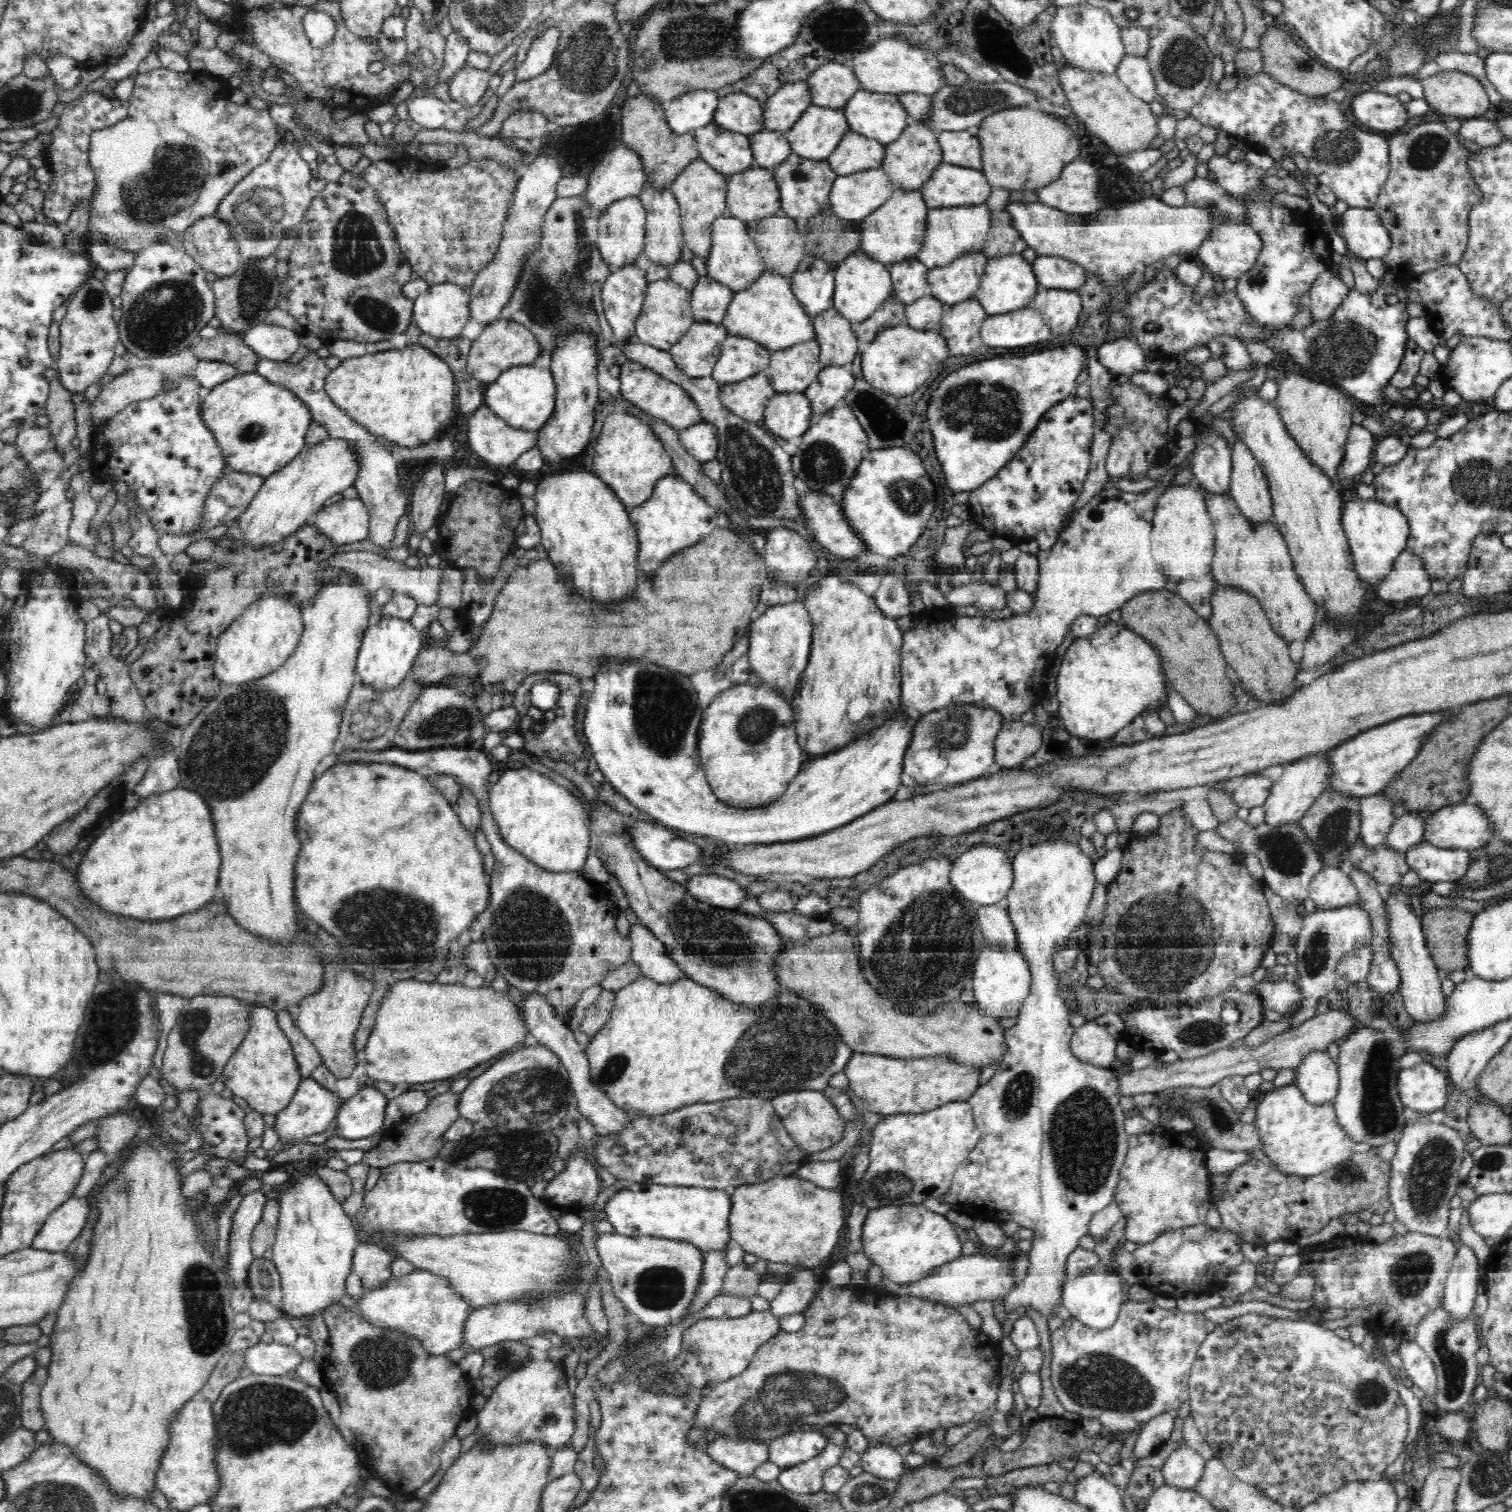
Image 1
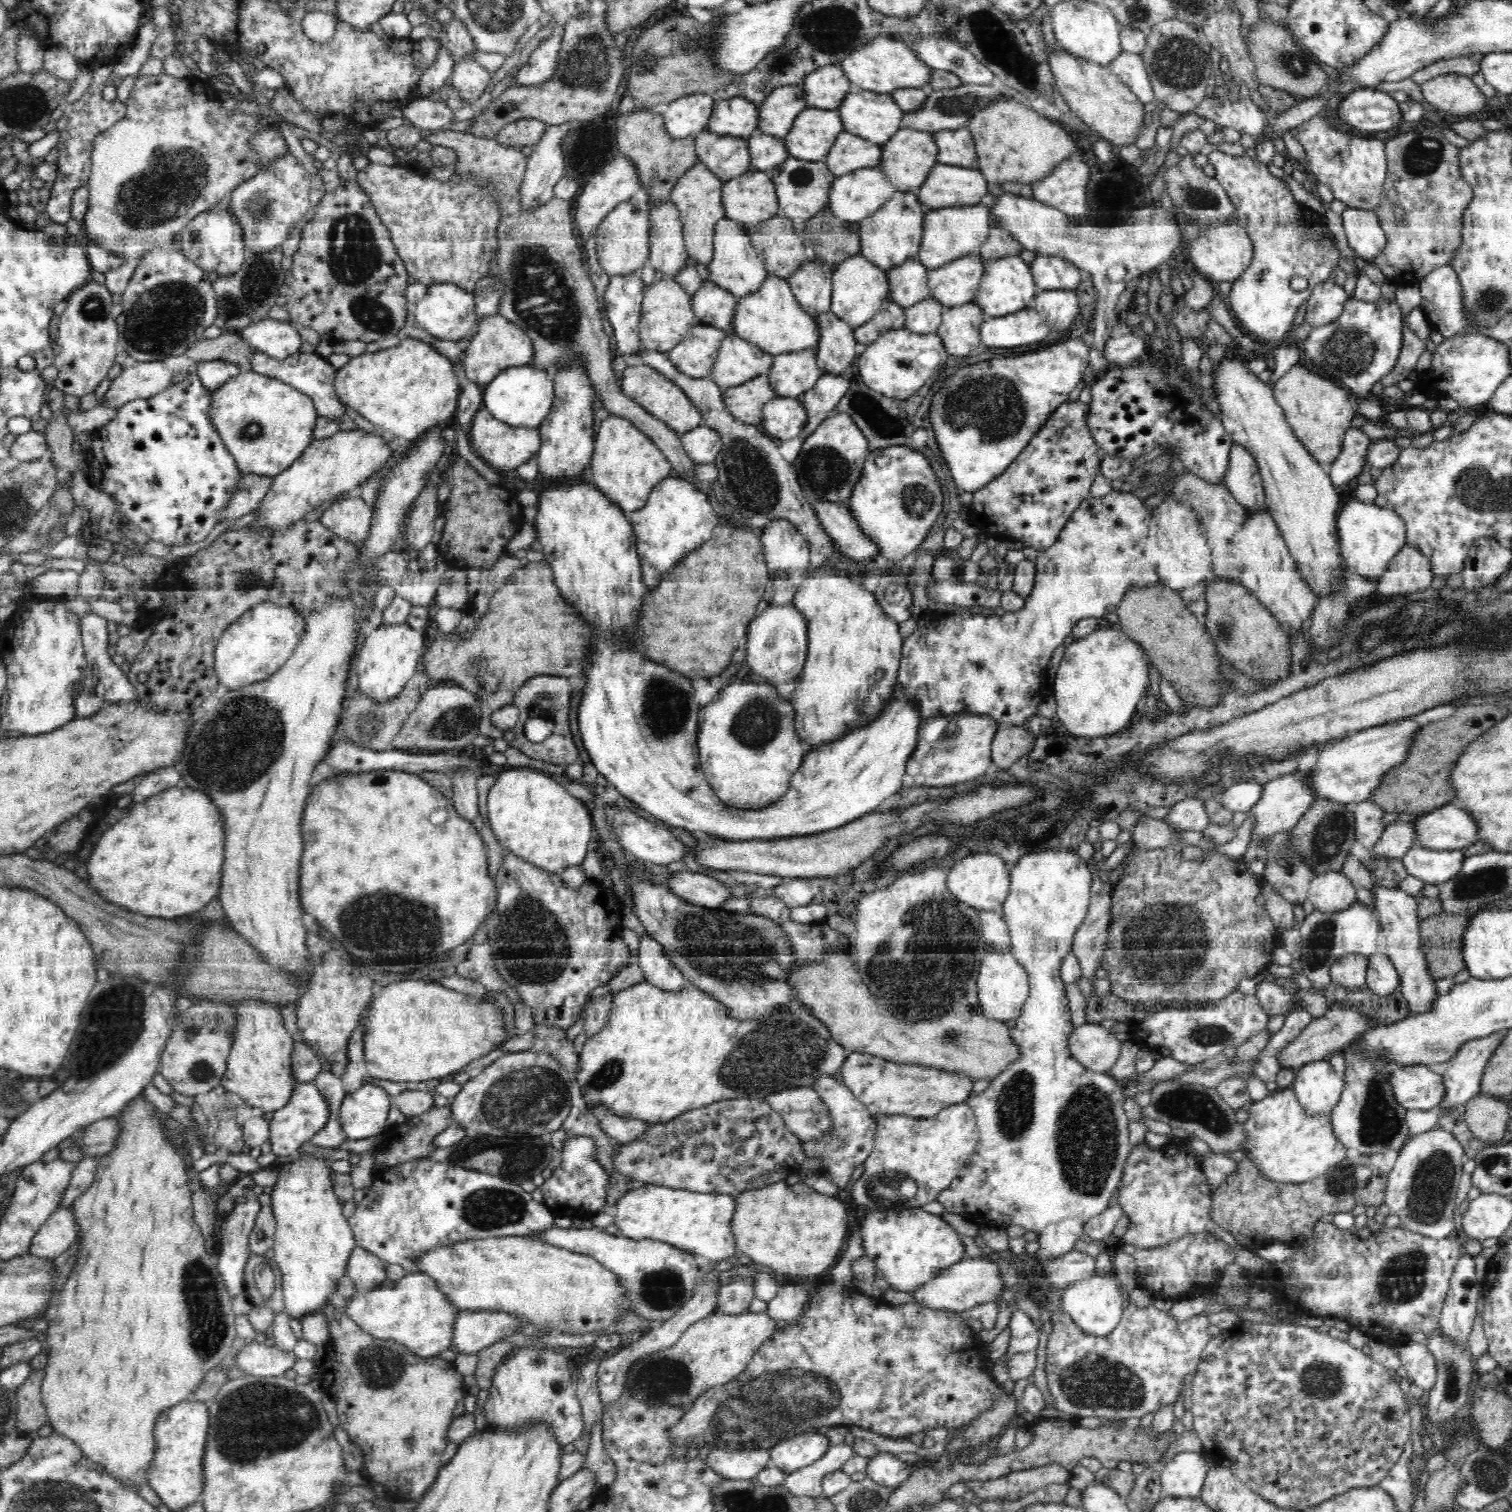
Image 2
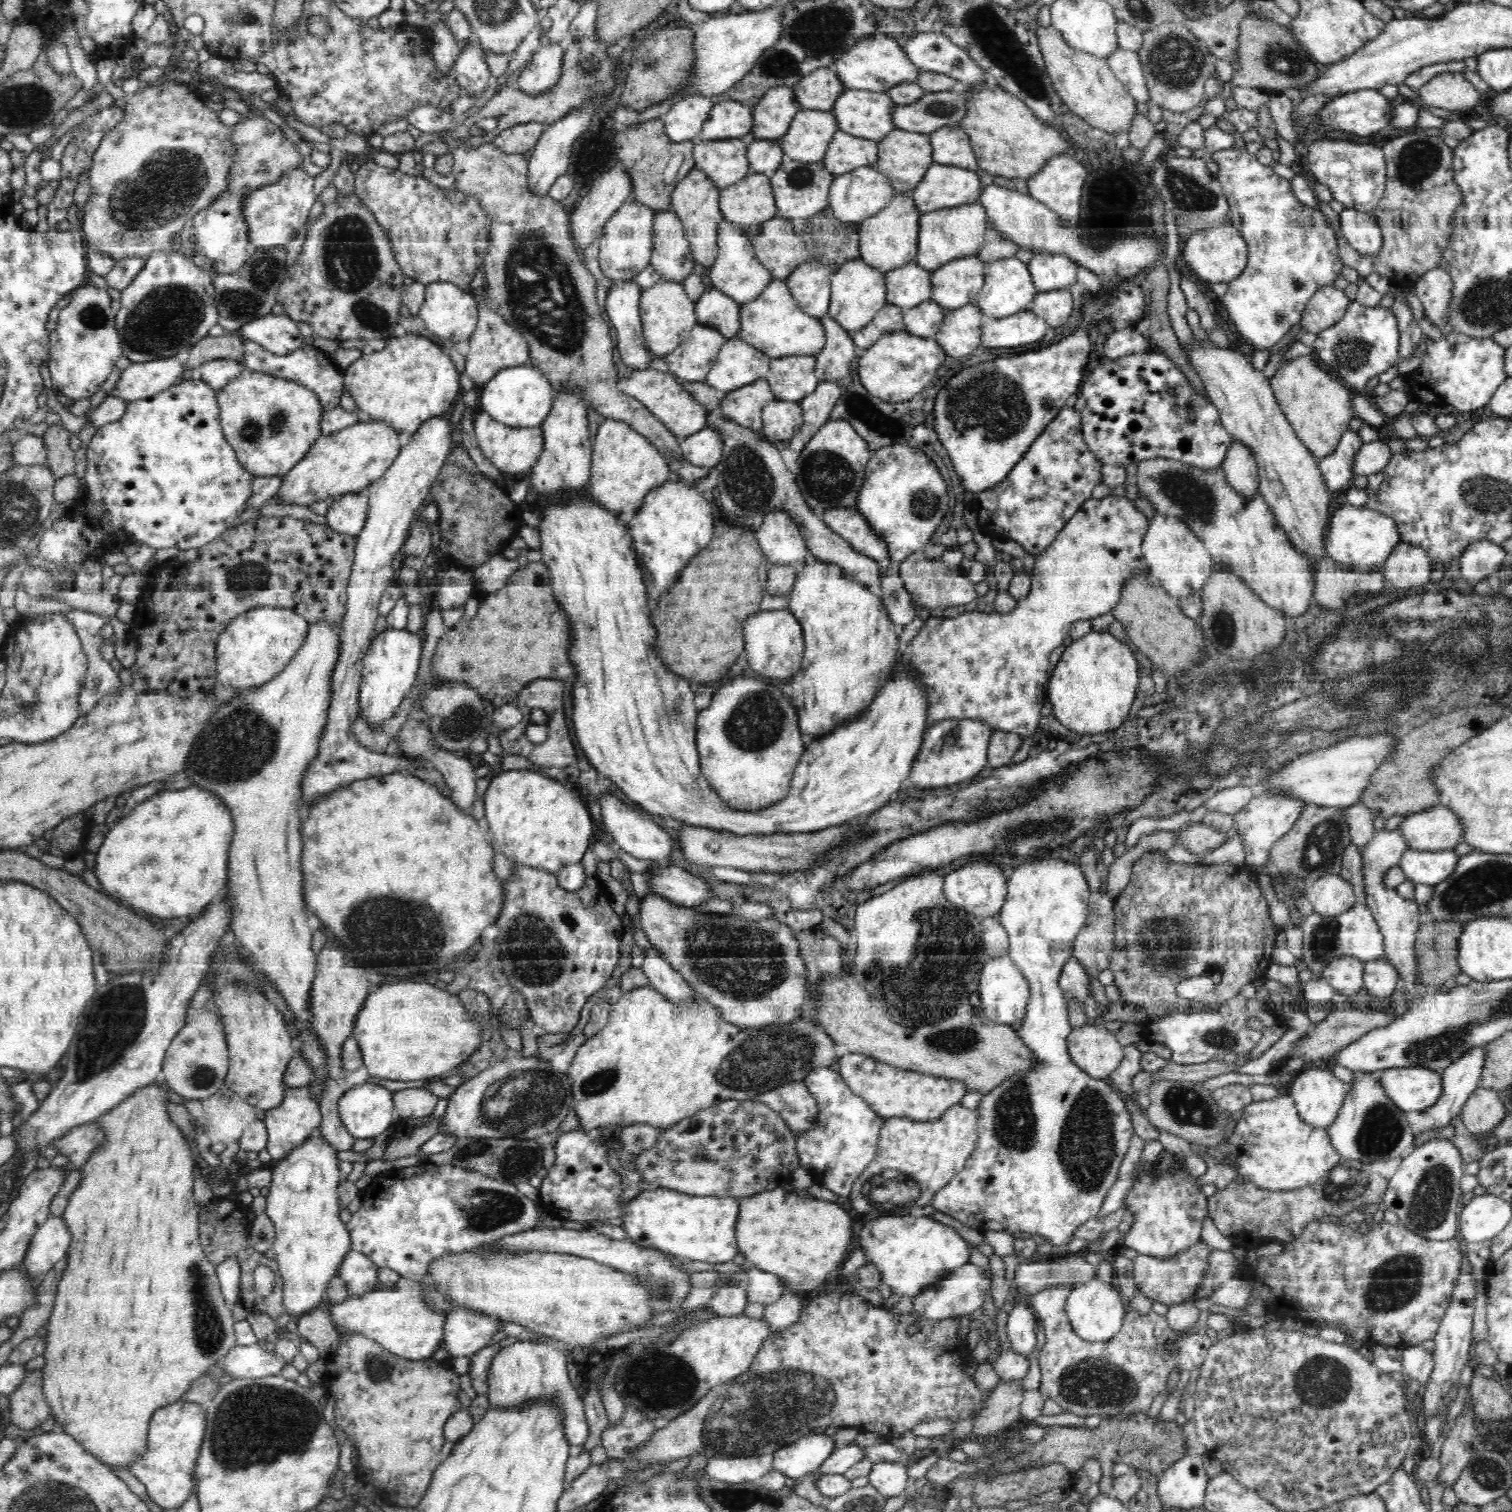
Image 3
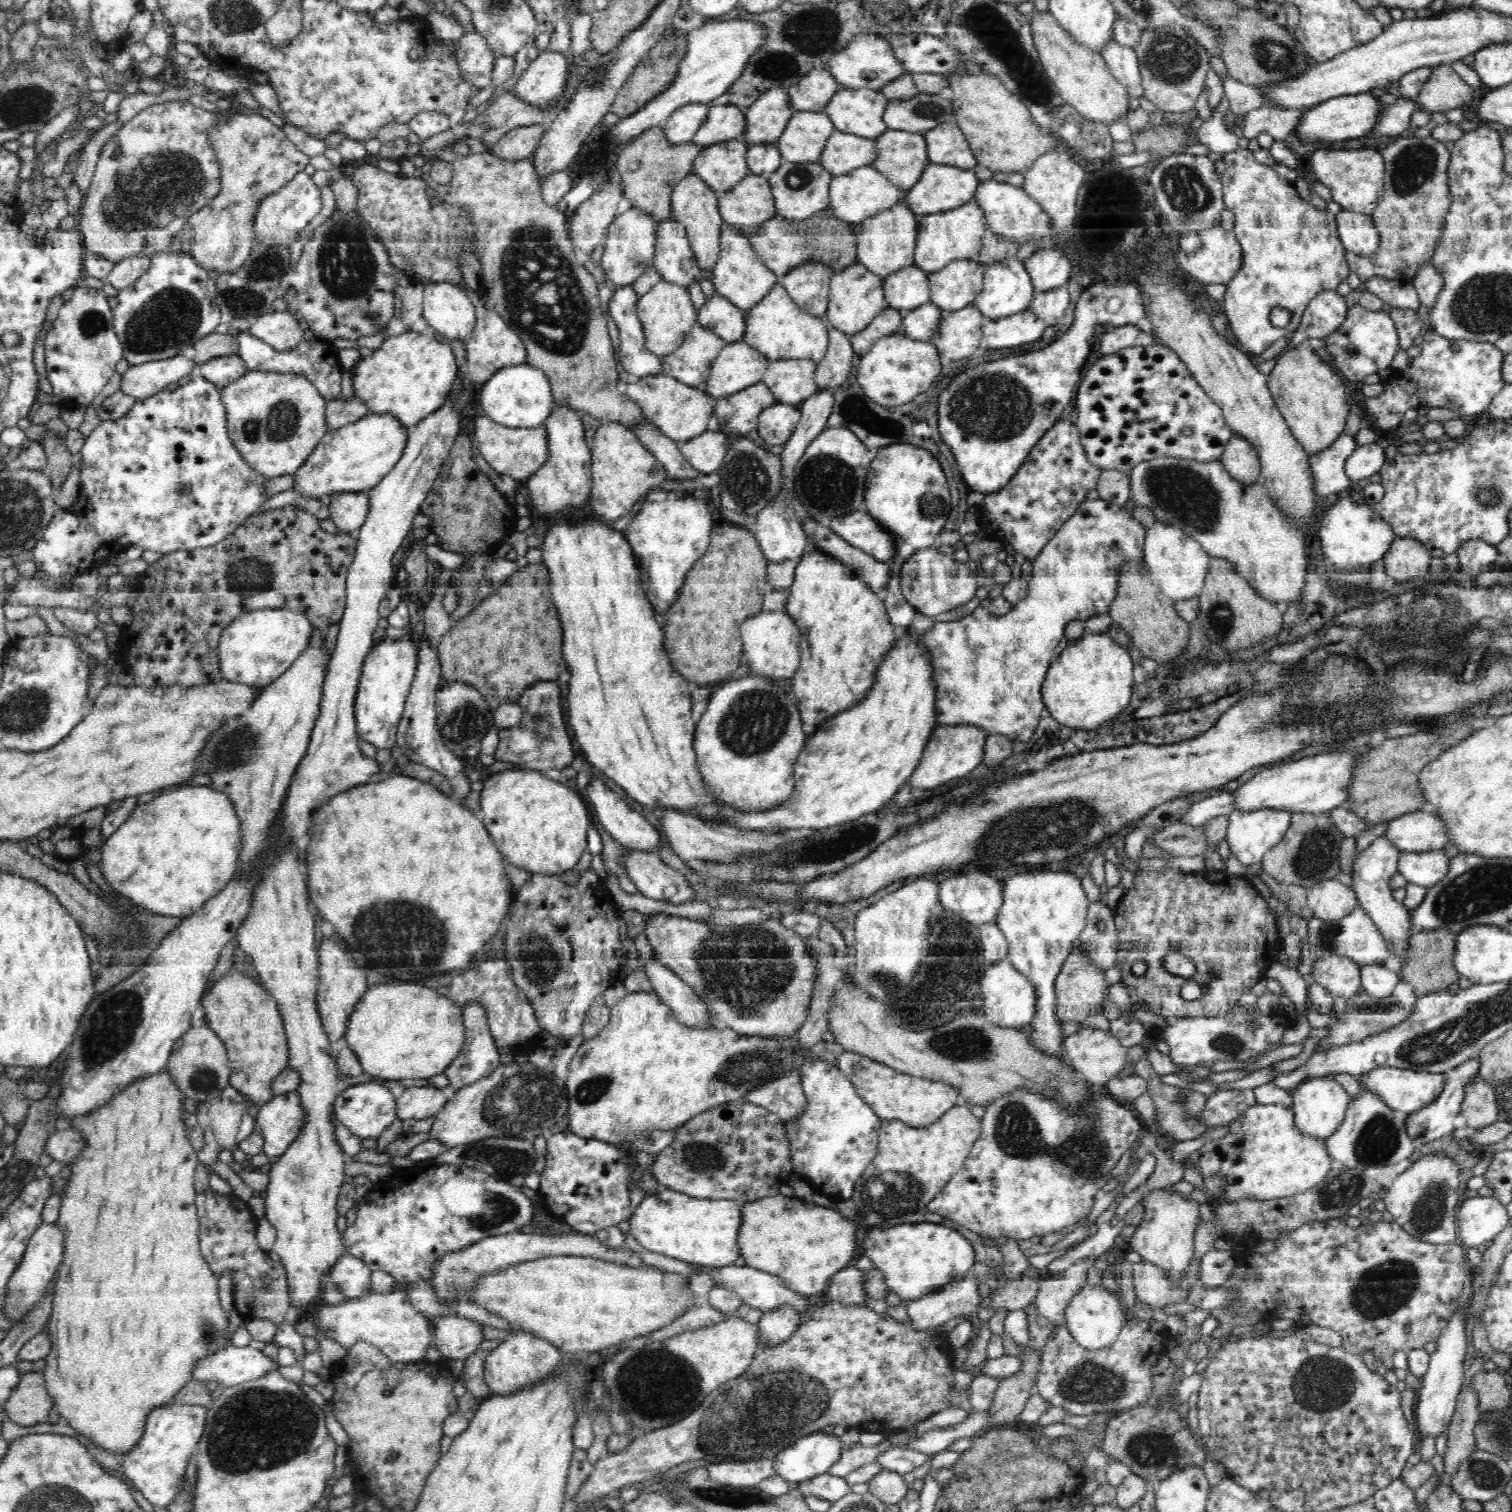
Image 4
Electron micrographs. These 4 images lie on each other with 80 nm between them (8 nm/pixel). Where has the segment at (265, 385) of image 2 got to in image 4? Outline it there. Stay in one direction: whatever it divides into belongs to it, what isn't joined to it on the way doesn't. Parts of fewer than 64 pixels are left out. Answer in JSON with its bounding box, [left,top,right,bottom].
[221,370,329,477]

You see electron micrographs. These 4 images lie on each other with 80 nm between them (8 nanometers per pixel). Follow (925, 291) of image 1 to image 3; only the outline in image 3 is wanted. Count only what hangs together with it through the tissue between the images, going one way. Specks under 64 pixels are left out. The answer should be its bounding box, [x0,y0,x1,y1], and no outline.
[886,261,931,310]

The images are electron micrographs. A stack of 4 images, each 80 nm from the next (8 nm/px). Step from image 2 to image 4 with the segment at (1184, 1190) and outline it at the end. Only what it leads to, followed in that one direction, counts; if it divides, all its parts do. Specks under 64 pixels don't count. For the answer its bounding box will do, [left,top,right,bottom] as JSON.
[1130,1190,1201,1282]

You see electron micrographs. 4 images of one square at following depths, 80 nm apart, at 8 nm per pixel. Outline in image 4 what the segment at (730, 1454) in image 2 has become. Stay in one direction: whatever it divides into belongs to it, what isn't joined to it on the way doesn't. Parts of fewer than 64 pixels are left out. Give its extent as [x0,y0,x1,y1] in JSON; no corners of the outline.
[706,1458,776,1487]

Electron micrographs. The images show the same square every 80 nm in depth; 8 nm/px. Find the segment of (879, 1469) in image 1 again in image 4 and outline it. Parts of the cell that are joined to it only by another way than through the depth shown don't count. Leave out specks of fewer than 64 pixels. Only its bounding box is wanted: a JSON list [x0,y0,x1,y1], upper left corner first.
[869,1467,909,1504]

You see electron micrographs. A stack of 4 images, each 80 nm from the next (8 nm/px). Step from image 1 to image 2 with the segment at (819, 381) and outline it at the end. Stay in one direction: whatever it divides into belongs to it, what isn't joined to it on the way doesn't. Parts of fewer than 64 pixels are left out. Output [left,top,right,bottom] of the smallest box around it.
[799,372,850,442]

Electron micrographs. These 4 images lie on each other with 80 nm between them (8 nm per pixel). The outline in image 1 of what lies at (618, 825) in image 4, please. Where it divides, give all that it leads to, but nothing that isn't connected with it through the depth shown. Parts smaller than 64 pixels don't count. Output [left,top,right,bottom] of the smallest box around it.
[628,821,702,869]

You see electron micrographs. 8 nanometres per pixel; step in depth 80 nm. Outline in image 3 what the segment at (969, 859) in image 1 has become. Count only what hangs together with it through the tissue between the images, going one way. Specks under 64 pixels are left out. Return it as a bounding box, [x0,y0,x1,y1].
[943,862,1006,919]

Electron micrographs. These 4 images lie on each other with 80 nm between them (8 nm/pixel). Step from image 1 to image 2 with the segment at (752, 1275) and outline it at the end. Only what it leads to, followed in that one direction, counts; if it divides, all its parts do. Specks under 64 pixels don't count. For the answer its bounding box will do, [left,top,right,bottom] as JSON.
[716,1276,754,1315]

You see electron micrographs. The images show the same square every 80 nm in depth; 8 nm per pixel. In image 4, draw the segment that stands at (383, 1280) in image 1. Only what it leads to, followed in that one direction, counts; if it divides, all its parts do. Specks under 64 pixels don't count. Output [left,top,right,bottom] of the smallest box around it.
[328,1254,372,1299]

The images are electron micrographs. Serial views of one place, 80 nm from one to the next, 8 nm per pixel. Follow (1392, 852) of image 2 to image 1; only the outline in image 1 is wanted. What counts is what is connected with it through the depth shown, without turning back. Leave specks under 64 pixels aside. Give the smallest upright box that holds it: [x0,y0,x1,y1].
[1383,812,1428,853]

